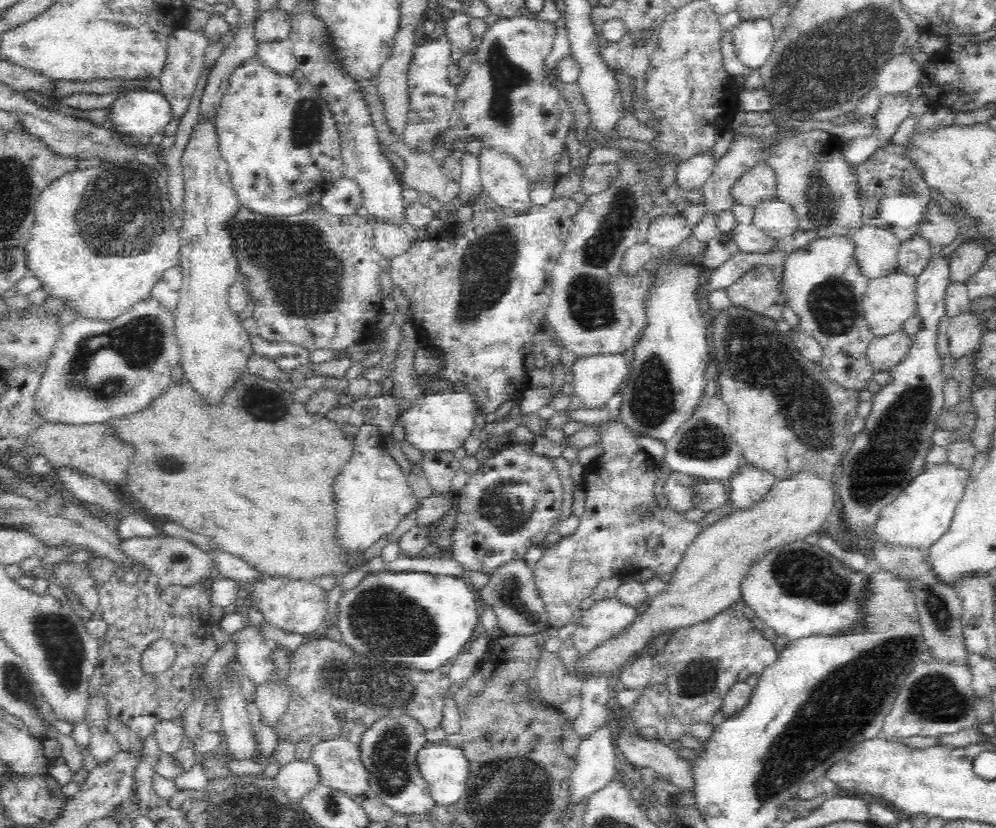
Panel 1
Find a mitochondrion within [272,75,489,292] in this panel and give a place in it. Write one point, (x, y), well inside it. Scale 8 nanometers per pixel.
(307, 126)

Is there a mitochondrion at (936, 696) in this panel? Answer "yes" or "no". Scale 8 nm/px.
yes

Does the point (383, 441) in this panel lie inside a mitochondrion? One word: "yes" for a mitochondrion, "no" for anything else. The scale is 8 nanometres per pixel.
no

